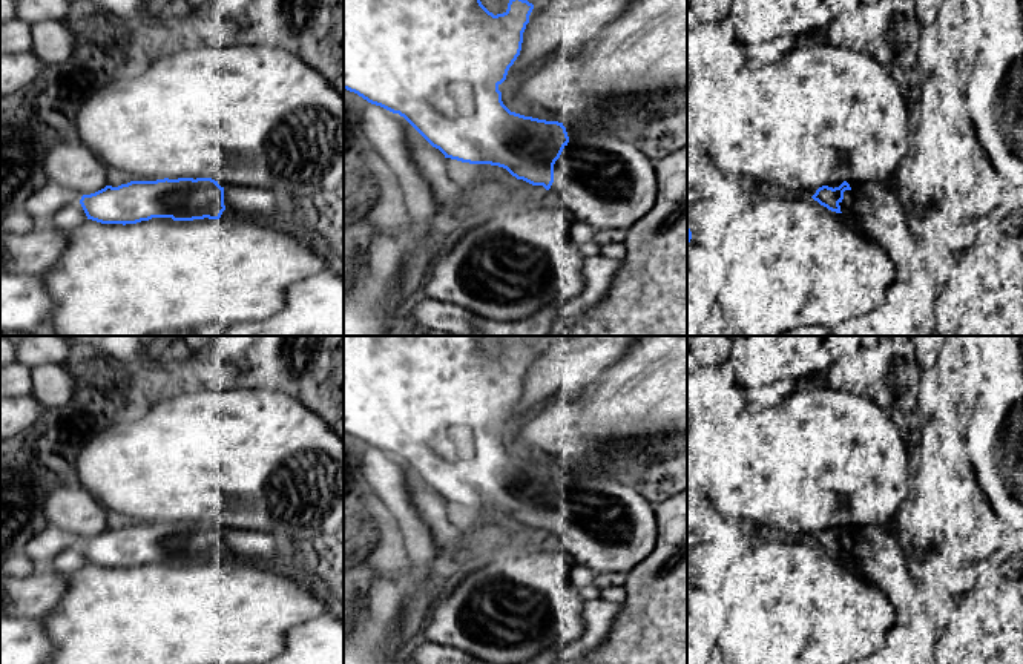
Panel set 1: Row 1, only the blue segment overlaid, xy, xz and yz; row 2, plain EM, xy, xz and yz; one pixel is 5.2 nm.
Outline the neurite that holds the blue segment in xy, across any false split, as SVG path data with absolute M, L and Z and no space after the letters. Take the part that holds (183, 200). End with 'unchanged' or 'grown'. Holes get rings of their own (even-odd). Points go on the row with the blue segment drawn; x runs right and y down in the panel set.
M164 178L106 186L95 193L83 195L80 204L87 219L123 225L152 218L219 219L225 210L224 187L212 178Z; unchanged

